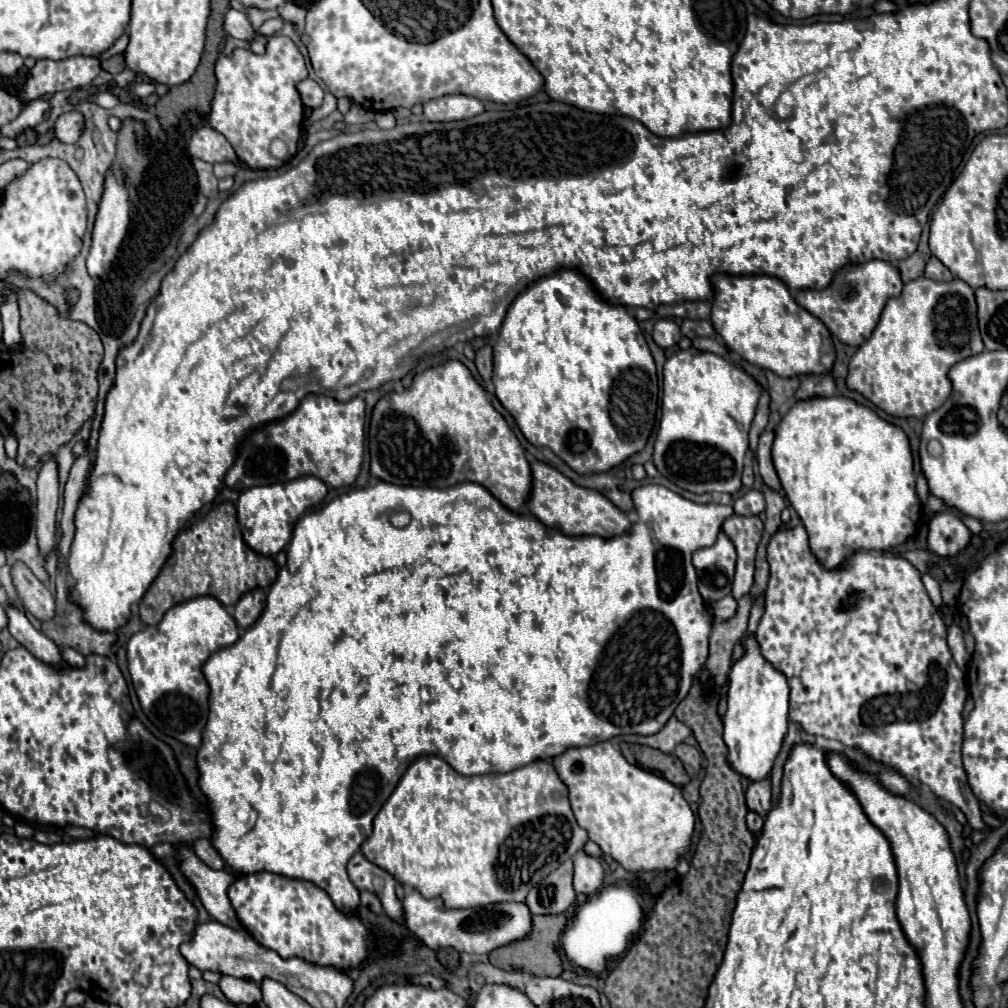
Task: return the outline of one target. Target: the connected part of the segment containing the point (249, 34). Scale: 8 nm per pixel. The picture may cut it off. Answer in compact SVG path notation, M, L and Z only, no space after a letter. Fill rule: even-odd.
M231 8L225 14L225 24L223 26L225 26L225 32L233 38L239 38L239 40L245 40L245 42L257 40L257 32L243 12L237 12L237 10Z

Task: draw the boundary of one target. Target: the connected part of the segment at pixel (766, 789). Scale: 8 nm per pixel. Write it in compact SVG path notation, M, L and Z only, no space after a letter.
M769 778L751 782L747 786L747 808L765 816L771 810L771 782Z

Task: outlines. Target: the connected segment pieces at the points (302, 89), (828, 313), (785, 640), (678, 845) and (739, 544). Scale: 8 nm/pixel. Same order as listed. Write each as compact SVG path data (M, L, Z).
M311 78L301 80L297 84L297 92L299 92L299 96L301 96L301 100L303 100L303 104L307 108L317 108L323 102L323 90L321 90L321 86L315 80L311 80Z
M869 260L857 266L845 266L823 290L803 290L795 296L797 304L817 316L843 344L861 346L875 330L885 302L899 296L903 282L899 270L883 260Z
M803 524L793 526L793 528L785 528L785 530L777 530L769 544L767 544L767 560L771 566L771 578L769 578L769 586L765 590L765 612L763 618L759 622L757 628L757 640L761 646L763 656L787 676L789 688L791 688L791 696L789 696L789 718L797 724L801 724L801 728L807 734L813 736L823 736L829 740L837 740L841 742L845 748L853 748L859 750L883 764L887 764L889 768L895 768L899 772L903 772L909 780L917 780L921 784L927 784L937 796L949 800L953 806L959 806L963 810L963 814L967 816L967 822L975 828L981 830L985 824L981 820L981 810L979 810L979 802L975 800L971 786L967 782L967 774L963 772L963 760L961 760L961 744L963 744L963 704L967 698L967 684L965 684L965 674L963 670L959 670L959 666L955 664L949 646L947 646L947 628L939 616L939 612L935 610L935 606L931 604L925 586L921 582L921 574L915 566L911 566L905 558L897 558L897 556L883 556L877 552L867 552L867 550L859 550L851 556L845 558L845 562L839 568L825 568L817 556L811 552L809 548L809 536L807 530L803 528Z
M611 742L569 748L553 758L553 766L567 786L577 824L625 870L673 870L677 858L687 854L695 816L679 786L629 764Z
M733 514L723 522L725 536L733 542L737 550L737 570L733 582L733 598L739 600L753 586L755 552L763 534L763 522L759 516L737 516Z

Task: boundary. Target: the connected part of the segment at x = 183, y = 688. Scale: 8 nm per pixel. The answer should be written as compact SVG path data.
M199 596L167 610L157 626L137 632L127 644L129 674L147 718L167 736L199 748L209 713L209 684L201 668L211 653L235 644L239 628L213 596Z

